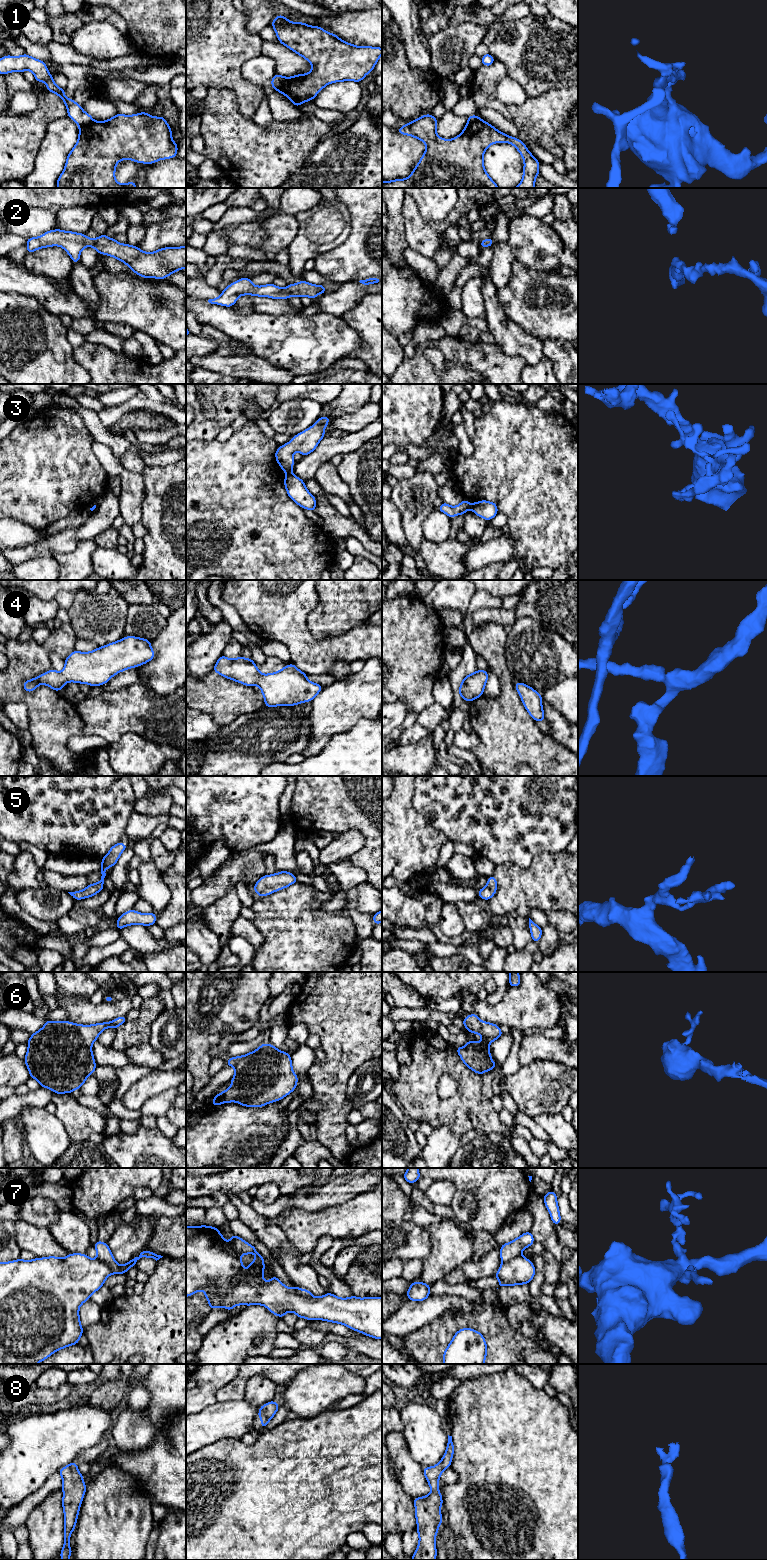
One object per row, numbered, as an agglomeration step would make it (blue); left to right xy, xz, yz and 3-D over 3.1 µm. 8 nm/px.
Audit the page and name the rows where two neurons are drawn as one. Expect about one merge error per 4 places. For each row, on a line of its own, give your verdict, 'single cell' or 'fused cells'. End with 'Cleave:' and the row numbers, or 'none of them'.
1: fused cells
2: single cell
3: fused cells
4: single cell
5: single cell
6: single cell
7: fused cells
8: single cell
Cleave: 1, 3, 7

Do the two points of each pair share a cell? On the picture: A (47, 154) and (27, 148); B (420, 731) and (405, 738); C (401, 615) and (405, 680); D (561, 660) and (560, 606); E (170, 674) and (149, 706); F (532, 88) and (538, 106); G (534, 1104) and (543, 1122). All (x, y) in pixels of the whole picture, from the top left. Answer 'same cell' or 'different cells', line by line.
A: different cells
B: same cell
C: same cell
D: different cells
E: different cells
F: different cells
G: different cells

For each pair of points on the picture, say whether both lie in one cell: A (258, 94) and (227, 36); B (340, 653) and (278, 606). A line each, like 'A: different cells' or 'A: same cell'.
A: same cell
B: same cell

